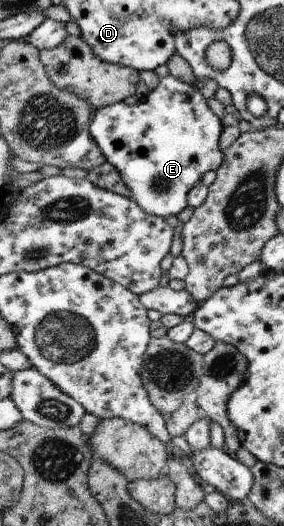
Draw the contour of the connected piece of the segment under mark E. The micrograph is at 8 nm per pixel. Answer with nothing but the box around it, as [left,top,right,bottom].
[89,76,224,219]

